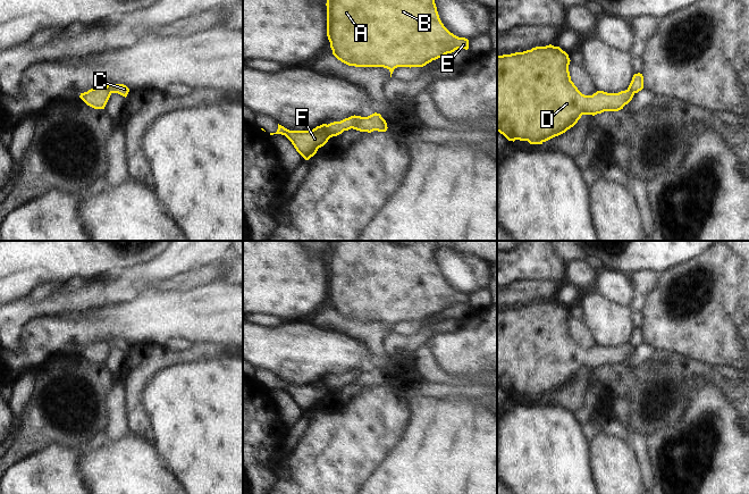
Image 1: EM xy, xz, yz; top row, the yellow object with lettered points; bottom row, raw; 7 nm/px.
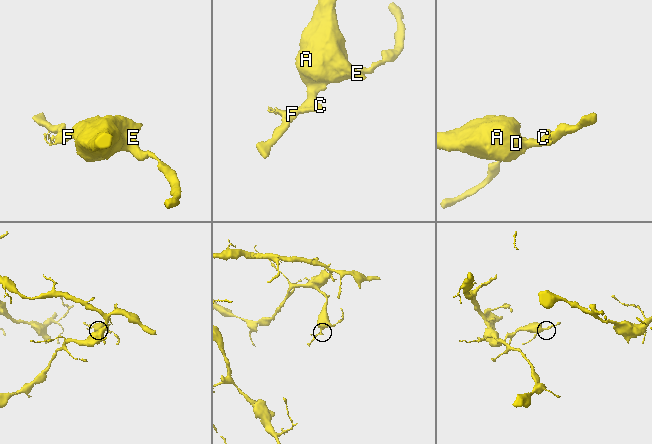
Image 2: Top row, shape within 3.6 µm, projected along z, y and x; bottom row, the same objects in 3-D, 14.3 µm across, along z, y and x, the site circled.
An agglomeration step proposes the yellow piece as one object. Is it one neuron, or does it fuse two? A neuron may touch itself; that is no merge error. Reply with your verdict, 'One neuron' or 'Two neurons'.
Two neurons

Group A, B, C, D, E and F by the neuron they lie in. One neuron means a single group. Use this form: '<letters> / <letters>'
A B D E / C F

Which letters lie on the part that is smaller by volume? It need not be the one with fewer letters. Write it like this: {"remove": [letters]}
{"remove": ["C", "F"]}

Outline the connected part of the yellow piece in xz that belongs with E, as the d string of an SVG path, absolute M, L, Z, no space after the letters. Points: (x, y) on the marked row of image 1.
M327 0L327 36L333 55L342 62L355 67L384 67L390 72L390 77L397 67L423 67L427 64L452 53L457 49L469 49L469 40L451 33L441 23L435 0Z

